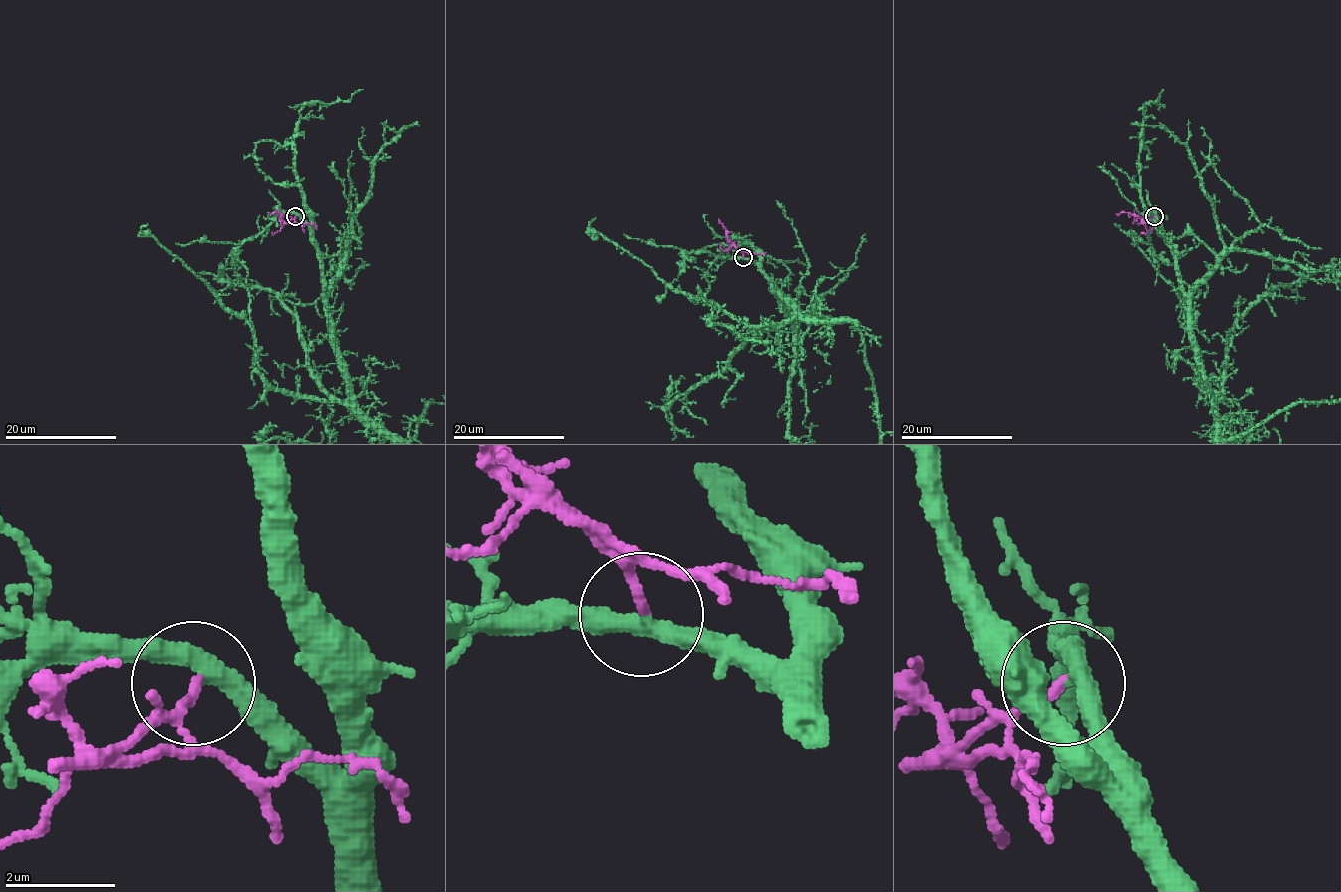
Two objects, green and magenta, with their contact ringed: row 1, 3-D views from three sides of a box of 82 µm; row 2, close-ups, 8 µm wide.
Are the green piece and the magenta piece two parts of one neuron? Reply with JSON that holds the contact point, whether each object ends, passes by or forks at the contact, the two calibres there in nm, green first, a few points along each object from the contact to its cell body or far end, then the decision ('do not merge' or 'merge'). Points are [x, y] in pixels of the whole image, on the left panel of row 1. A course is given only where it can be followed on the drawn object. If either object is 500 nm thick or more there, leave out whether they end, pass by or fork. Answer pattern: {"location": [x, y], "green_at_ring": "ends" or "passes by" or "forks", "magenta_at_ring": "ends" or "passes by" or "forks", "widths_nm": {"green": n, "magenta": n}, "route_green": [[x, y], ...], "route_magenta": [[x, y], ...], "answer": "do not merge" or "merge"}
{"location": [295, 216], "green_at_ring": "passes by", "magenta_at_ring": "ends", "widths_nm": {"green": 320, "magenta": 170}, "route_magenta": [[296, 215], [286, 222], [277, 212], [270, 214]], "answer": "merge"}

